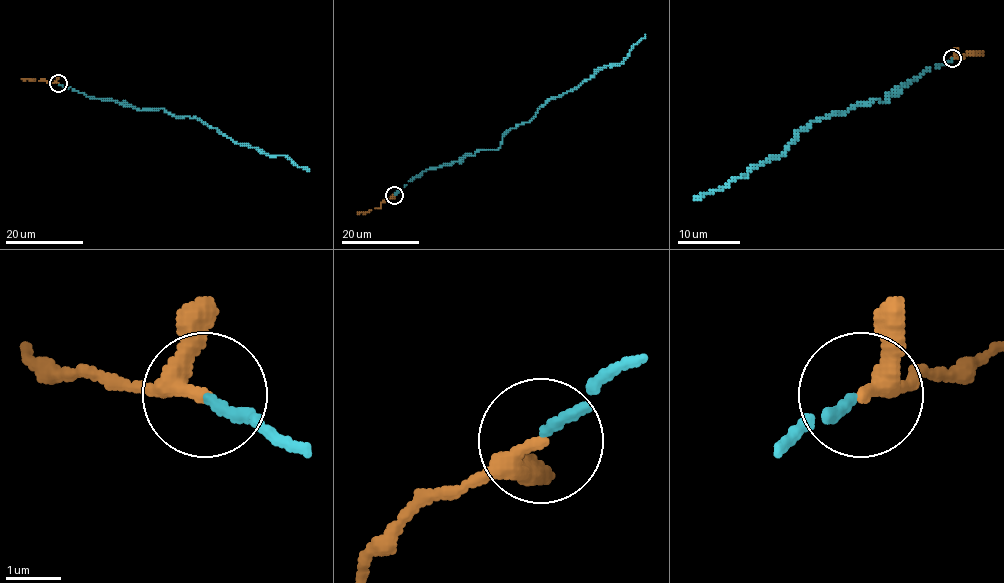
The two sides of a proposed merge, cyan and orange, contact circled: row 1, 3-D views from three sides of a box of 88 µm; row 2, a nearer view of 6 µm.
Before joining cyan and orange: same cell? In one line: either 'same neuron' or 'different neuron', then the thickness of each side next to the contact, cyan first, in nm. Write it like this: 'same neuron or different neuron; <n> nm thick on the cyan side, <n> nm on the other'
same neuron; 180 nm thick on the cyan side, 260 nm on the other

